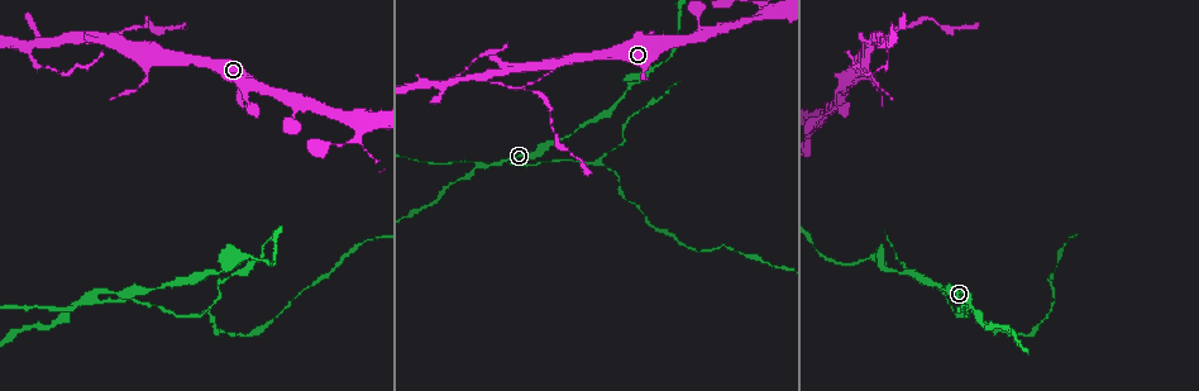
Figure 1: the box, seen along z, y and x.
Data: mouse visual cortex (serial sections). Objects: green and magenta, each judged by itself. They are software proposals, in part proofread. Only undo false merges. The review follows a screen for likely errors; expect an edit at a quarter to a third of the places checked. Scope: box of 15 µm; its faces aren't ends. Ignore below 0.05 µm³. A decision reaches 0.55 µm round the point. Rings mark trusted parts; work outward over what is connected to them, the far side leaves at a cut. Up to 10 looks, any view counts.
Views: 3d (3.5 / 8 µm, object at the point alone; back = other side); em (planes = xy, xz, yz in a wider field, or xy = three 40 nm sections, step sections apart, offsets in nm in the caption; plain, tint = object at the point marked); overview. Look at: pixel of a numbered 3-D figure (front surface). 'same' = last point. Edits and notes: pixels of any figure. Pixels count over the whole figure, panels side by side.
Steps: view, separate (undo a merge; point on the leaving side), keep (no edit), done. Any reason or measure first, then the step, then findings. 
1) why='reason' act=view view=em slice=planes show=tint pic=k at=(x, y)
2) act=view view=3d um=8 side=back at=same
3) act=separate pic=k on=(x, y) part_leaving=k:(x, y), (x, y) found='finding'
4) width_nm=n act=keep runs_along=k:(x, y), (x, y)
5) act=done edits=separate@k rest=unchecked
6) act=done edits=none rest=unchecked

why='branch point' act=view view=3d um=3.5 pic=1 at=(157, 57)

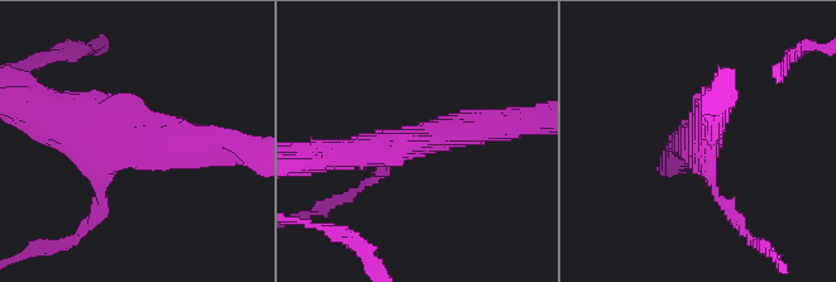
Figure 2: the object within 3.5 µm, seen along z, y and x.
why='need the tissue' act=view view=em slice=xy step=5 show=tint pic=2 at=(413, 142)

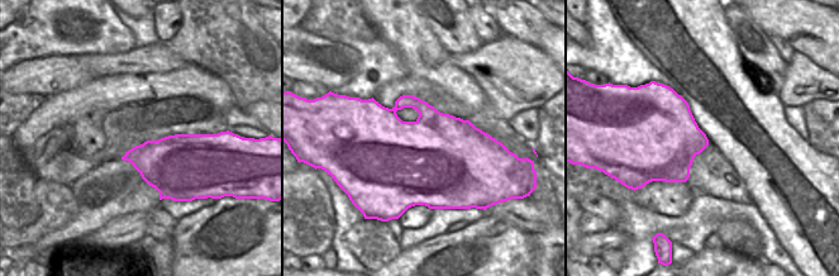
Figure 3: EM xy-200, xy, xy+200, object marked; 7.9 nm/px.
act=keep runs_along=2:(215, 142), (95, 138), (52, 114) found='continuous, no second cell'

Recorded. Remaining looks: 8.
why='arms part here' act=view view=3d um=3.5 pic=1 at=(81, 37)

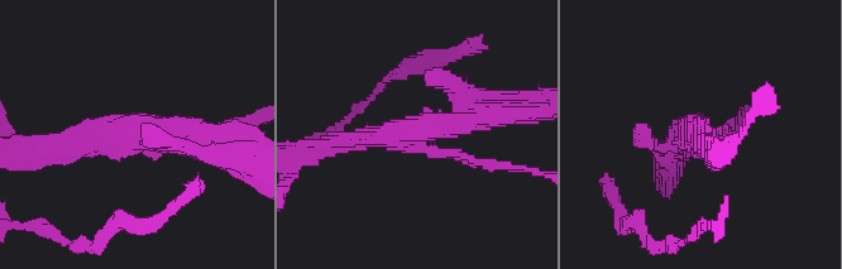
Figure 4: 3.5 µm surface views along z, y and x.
arms=3 arm_widths_nm=150,250,350 why='need the tissue' act=view view=em slice=xy step=3 show=tint pic=4 at=(132, 139)

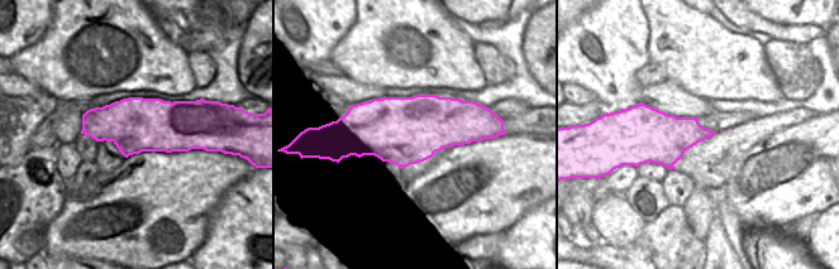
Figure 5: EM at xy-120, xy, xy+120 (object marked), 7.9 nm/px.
act=separate pic=4 on=(470, 161) part_leaving=4:(427, 153), (540, 172) found='a second cell is stuck on'

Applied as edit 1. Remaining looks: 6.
why='arms part here' act=view view=3d um=3.5 pic=1 at=(478, 164)

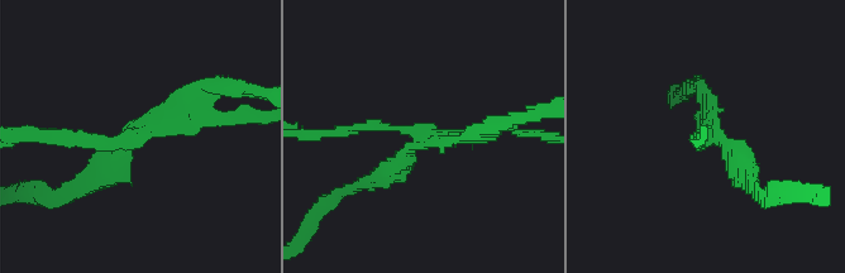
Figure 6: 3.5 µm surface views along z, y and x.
arms=3 arm_widths_nm=150,200,300 act=view view=em slice=xy step=1 show=tint pic=6 at=(423, 138)

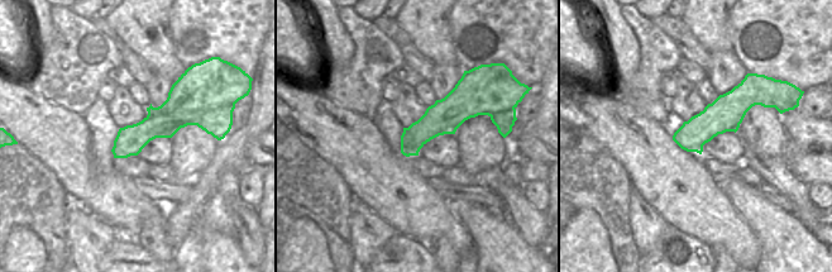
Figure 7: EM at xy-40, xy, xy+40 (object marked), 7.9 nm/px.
act=separate pic=6 on=(90, 144) found='a second cell is stuck on'

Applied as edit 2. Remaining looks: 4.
act=done edits=separate@4,separate@6 rest=unchecked

